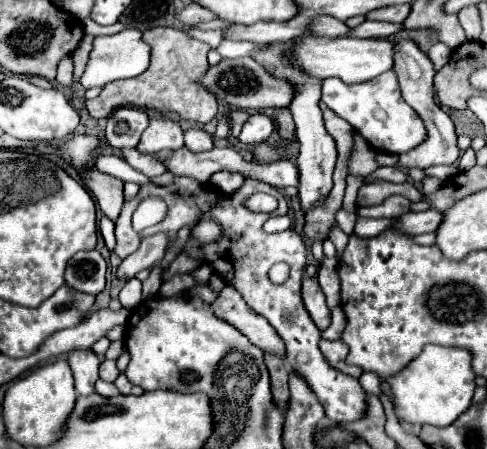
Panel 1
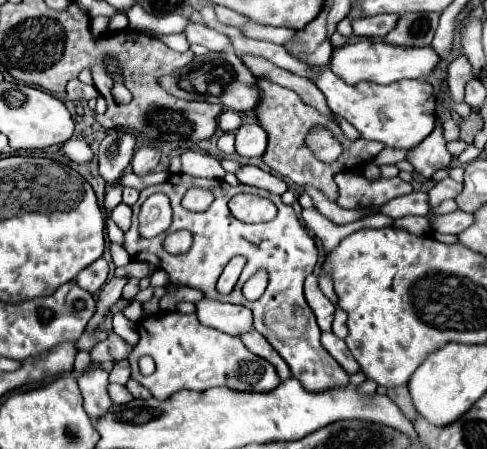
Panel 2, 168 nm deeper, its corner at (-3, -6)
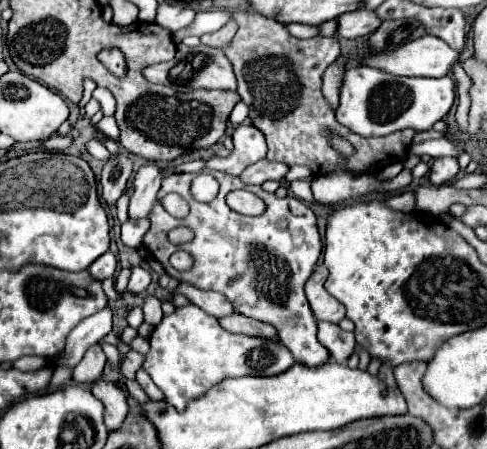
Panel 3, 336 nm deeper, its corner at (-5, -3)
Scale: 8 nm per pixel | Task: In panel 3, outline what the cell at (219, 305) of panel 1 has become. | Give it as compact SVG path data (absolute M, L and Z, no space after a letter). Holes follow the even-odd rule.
M179 283L177 293L185 295L193 305L201 307L203 311L207 311L213 317L225 317L233 313L233 305L225 299L225 295L217 293L217 291L201 291L199 287L193 287L191 283Z

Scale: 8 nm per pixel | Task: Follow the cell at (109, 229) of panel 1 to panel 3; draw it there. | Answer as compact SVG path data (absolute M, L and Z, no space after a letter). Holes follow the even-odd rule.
M133 267L131 271L133 273L131 273L131 279L129 279L127 291L131 291L131 293L143 293L149 287L149 283L151 283L149 271L145 271L143 267Z

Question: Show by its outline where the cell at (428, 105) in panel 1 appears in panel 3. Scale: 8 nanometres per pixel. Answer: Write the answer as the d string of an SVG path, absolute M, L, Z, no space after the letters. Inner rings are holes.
M437 157L431 165L431 173L429 173L429 179L433 185L443 185L443 183L449 183L451 179L457 177L459 173L459 163L455 157Z

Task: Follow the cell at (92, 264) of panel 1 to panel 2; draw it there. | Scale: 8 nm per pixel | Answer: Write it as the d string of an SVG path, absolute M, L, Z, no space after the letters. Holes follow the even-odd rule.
M99 258L99 260L95 260L91 266L87 266L85 270L81 270L81 272L77 274L75 282L77 282L83 290L87 290L87 292L91 292L91 294L97 294L97 292L103 288L103 284L105 284L105 280L107 280L107 274L109 274L107 260L105 260L105 258Z

